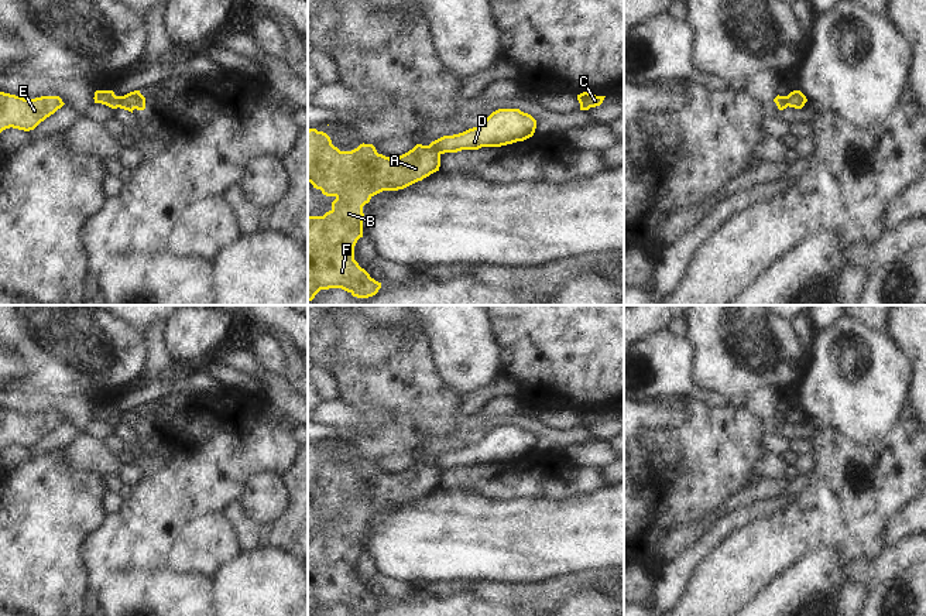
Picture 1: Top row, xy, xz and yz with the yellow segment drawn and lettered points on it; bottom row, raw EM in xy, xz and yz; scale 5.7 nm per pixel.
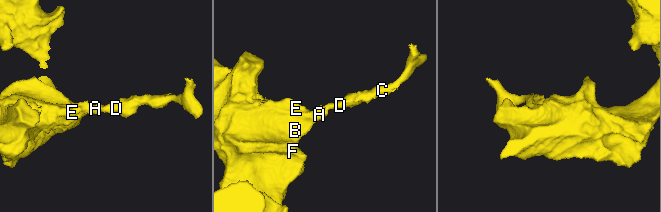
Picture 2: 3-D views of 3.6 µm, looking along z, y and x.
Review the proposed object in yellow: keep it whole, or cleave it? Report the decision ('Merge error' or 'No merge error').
Merge error.

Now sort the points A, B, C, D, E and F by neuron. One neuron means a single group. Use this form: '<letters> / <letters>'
A B E F / C D

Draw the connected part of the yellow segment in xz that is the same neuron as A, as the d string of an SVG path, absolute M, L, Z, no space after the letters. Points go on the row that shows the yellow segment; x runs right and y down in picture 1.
M308 130L308 182L326 196L335 196L332 209L323 216L308 216L308 301L320 290L342 288L357 298L368 298L378 292L381 283L354 260L354 246L363 237L363 206L383 191L404 189L439 171L440 153L431 146L416 144L408 153L390 158L378 154L373 144L360 144L351 151L340 151L330 137Z

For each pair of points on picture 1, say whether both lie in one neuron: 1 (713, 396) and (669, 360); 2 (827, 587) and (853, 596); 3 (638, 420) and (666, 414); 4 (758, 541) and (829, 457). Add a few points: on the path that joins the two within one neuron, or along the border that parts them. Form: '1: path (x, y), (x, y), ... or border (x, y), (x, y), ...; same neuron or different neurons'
1: path (700, 394), (676, 373); same neuron
2: path (833, 592), (837, 596), (847, 596); same neuron
3: path (645, 416), (659, 414); same neuron
4: path (781, 526), (827, 479); same neuron

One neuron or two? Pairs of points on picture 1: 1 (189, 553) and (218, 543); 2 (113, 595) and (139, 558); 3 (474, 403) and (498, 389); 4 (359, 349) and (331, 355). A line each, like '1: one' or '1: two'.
1: one
2: two
3: one
4: one

